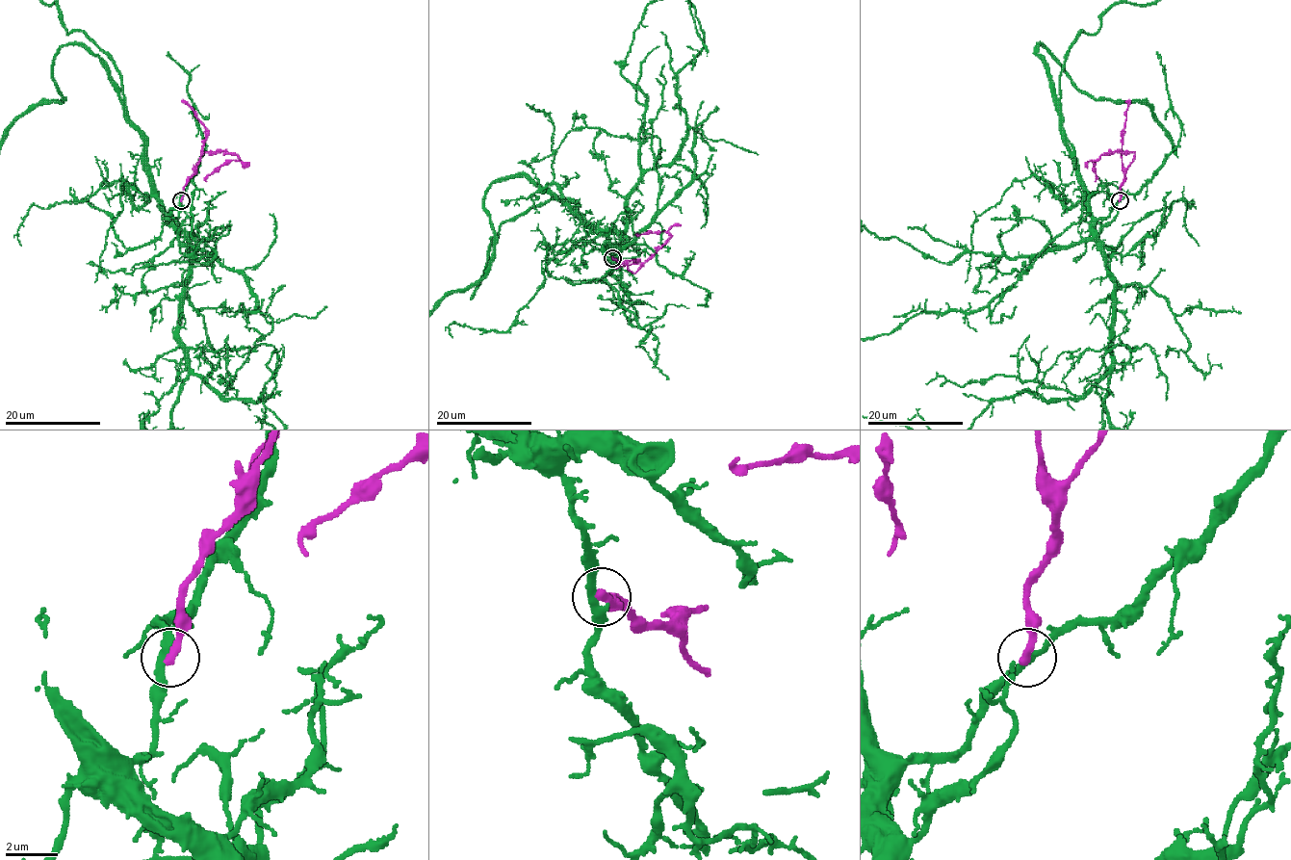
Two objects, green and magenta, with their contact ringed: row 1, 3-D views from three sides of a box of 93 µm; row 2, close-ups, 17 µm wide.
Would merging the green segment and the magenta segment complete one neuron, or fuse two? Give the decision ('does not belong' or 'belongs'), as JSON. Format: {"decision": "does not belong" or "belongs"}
{"decision": "does not belong"}

